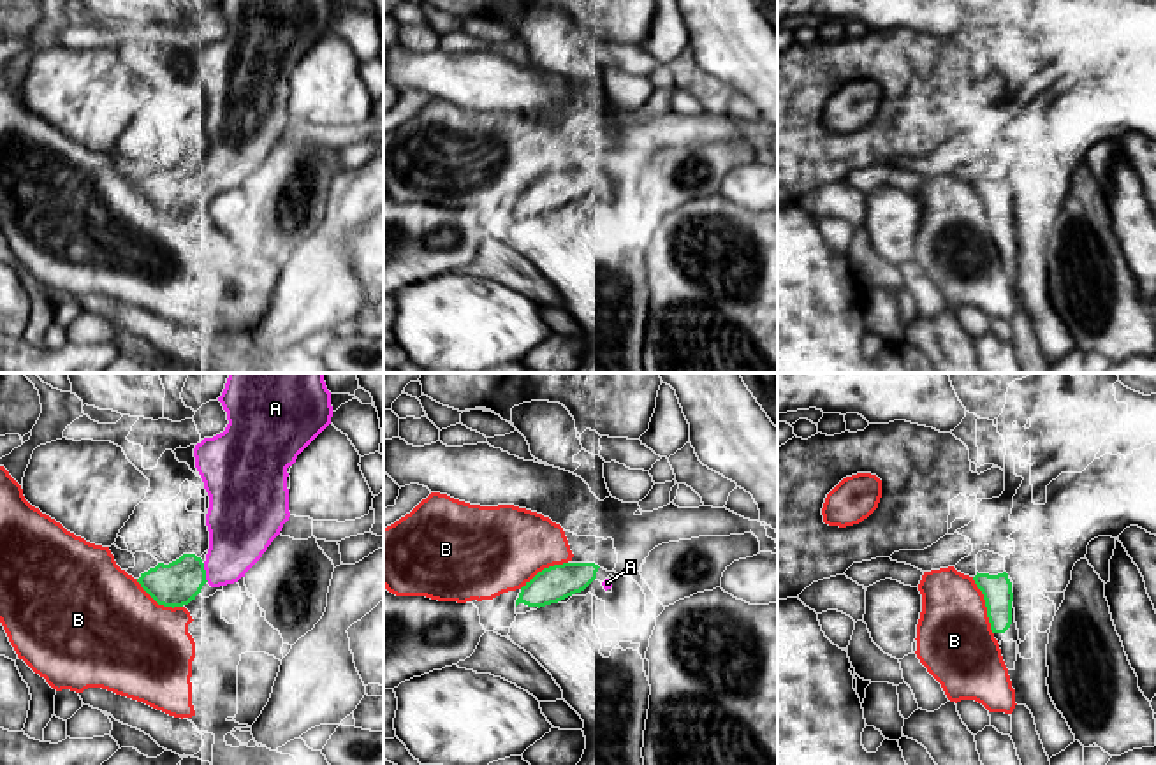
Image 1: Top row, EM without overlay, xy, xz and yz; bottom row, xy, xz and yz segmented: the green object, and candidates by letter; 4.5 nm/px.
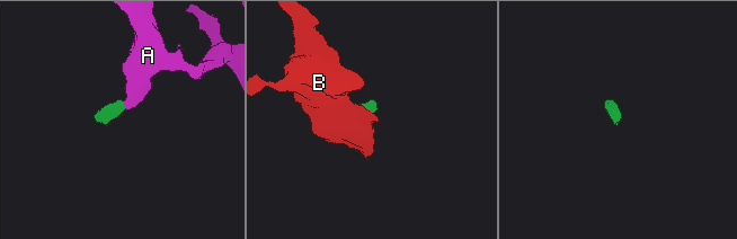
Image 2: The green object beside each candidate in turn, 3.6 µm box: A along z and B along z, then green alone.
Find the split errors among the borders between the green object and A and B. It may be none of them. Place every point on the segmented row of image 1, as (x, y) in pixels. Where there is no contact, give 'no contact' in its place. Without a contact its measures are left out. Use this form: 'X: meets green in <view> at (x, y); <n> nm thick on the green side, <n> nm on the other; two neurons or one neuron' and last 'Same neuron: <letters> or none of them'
A: meets green in xy at (204, 572); 200 nm thick on the green side, 280 nm on the other; one neuron
B: meets green in yz at (986, 605); 140 nm thick on the green side, 360 nm on the other; two neurons
Same neuron: A

